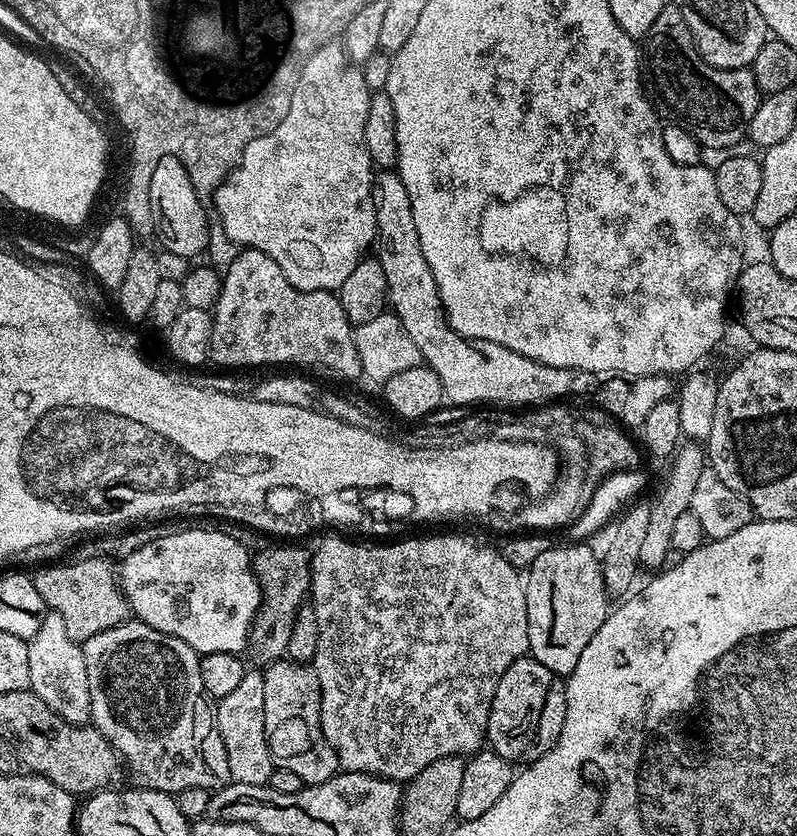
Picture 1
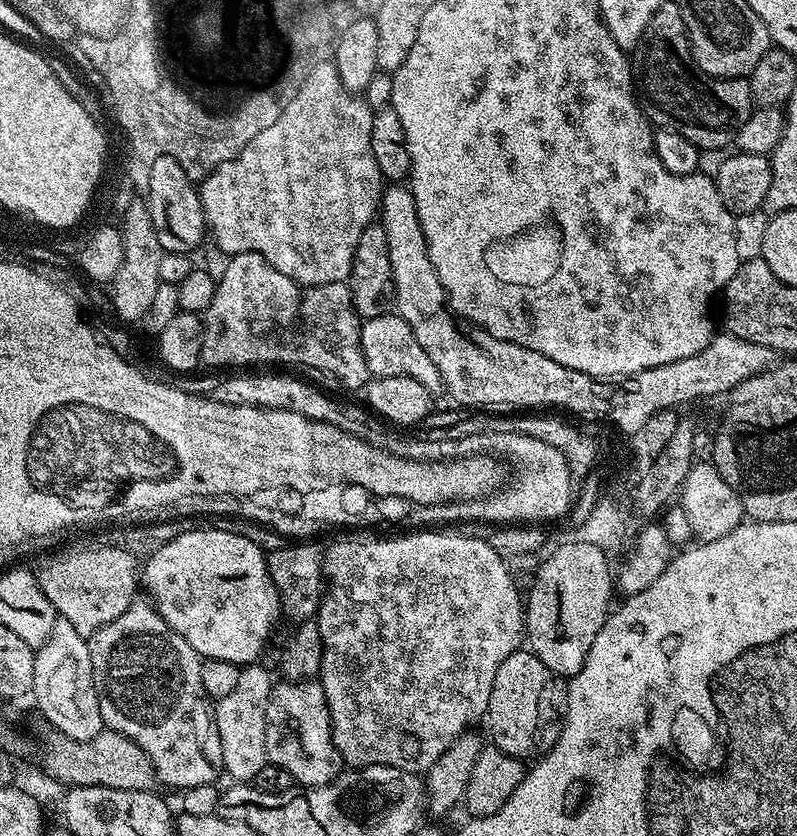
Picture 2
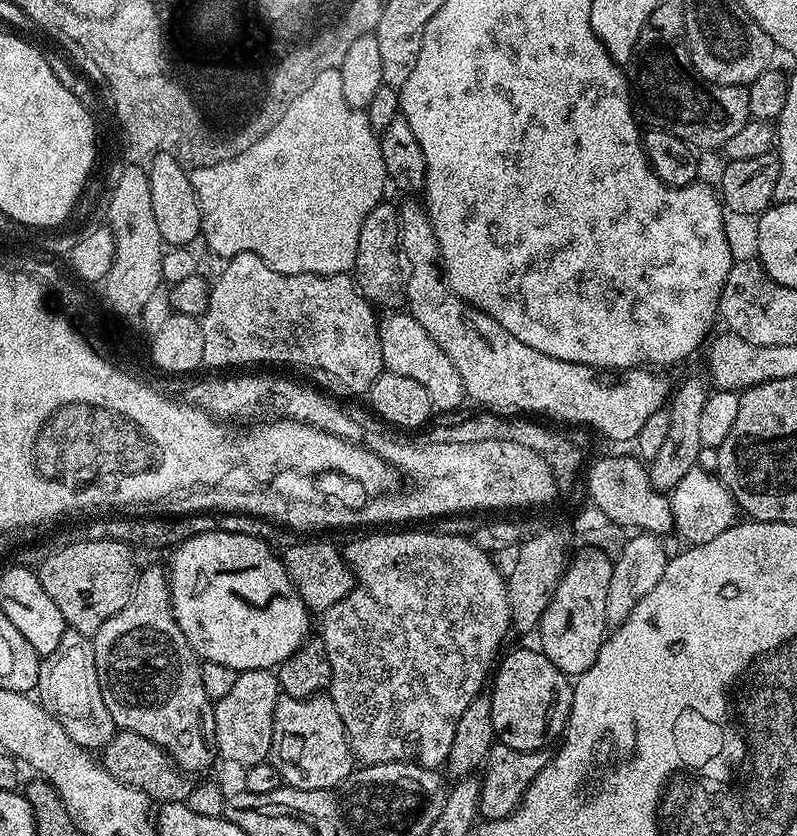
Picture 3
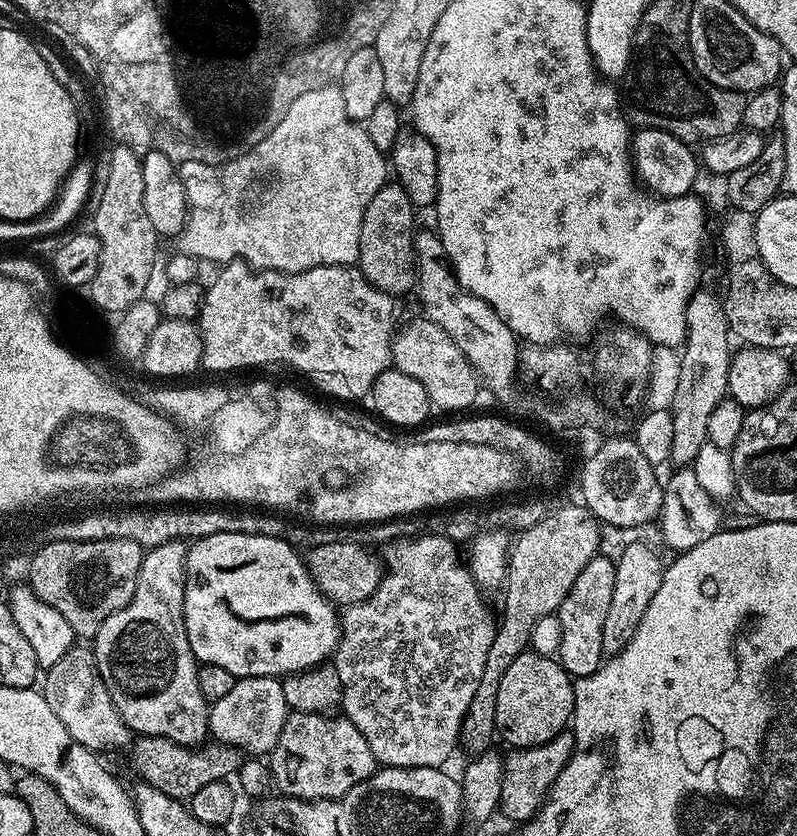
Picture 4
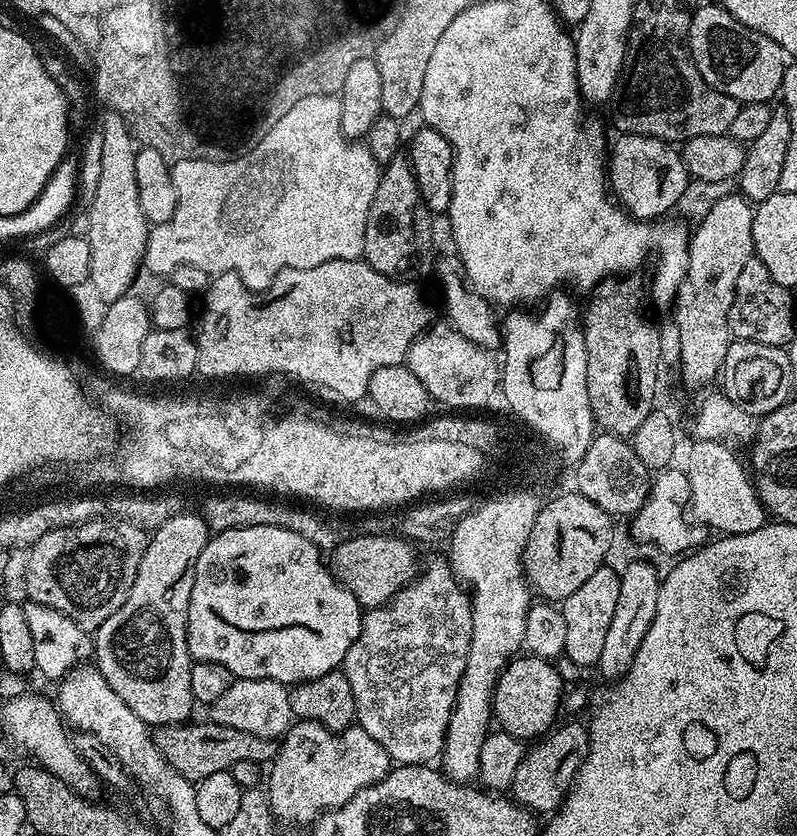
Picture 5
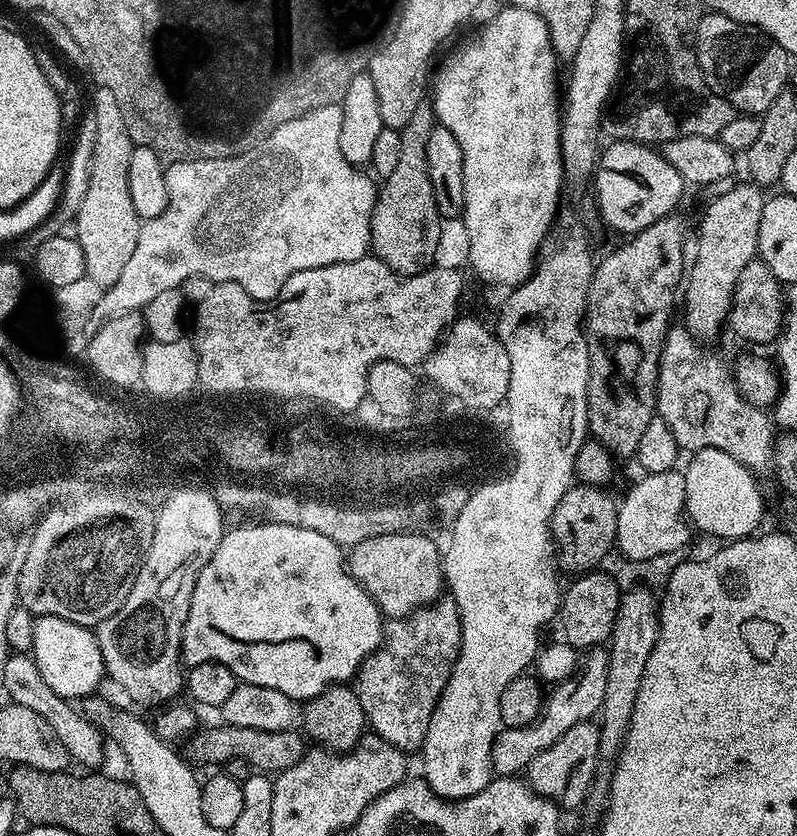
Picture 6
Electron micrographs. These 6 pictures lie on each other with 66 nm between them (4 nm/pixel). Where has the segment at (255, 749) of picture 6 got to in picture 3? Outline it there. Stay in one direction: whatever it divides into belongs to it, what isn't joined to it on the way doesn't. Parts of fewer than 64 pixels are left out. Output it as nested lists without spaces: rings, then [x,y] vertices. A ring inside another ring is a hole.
[[[123,730],[117,731],[112,741],[104,745],[102,749],[102,763],[104,769],[126,786],[130,786],[139,792],[145,792],[149,801],[169,804],[187,801],[194,783],[193,777],[179,768],[174,761],[164,753],[150,738],[142,738],[142,734],[134,734]]]

